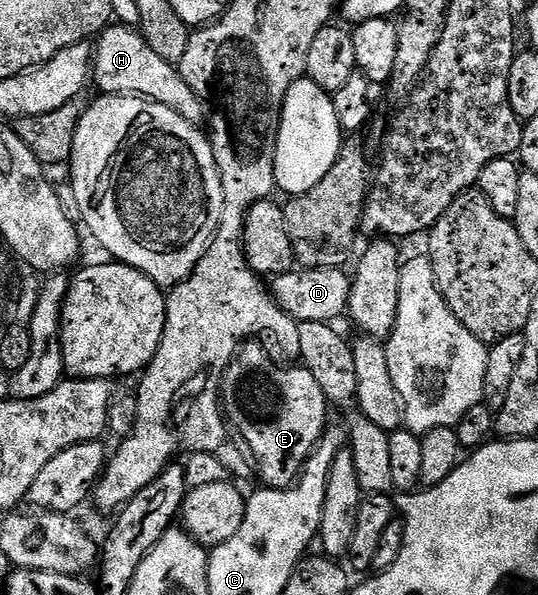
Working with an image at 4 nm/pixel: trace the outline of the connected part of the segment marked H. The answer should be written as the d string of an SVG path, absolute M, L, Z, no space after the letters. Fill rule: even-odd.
M113 23L95 38L91 80L100 88L101 94L145 97L147 101L156 101L162 107L170 107L170 111L182 115L186 123L197 127L205 124L204 98L192 90L177 66L166 63L166 59L151 49L150 43L146 43L146 39L135 28Z

